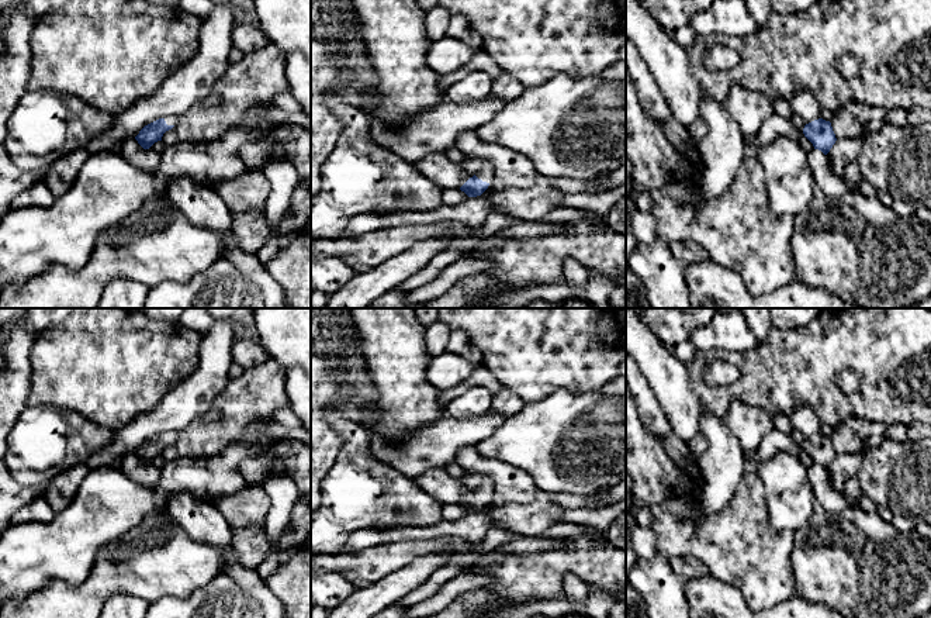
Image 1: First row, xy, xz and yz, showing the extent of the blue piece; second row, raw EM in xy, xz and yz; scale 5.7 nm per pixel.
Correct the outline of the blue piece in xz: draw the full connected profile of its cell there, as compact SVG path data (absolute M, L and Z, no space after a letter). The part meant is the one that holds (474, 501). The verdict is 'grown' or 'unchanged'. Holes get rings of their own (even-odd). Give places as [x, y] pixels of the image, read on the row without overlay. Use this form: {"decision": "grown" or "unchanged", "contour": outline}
{"decision": "grown", "contour": "M467 474L464 477L464 483L474 491L470 493L460 505L468 512L481 511L488 504L489 497L494 493L494 481L482 474Z"}

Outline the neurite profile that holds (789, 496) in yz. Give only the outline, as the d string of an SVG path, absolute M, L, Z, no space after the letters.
M788 452L758 463L757 476L765 490L771 525L781 534L796 532L814 514L816 493L807 467Z

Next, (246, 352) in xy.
M243 338L232 346L232 362L238 363L242 369L253 367L270 359L270 355L259 343L257 339Z

